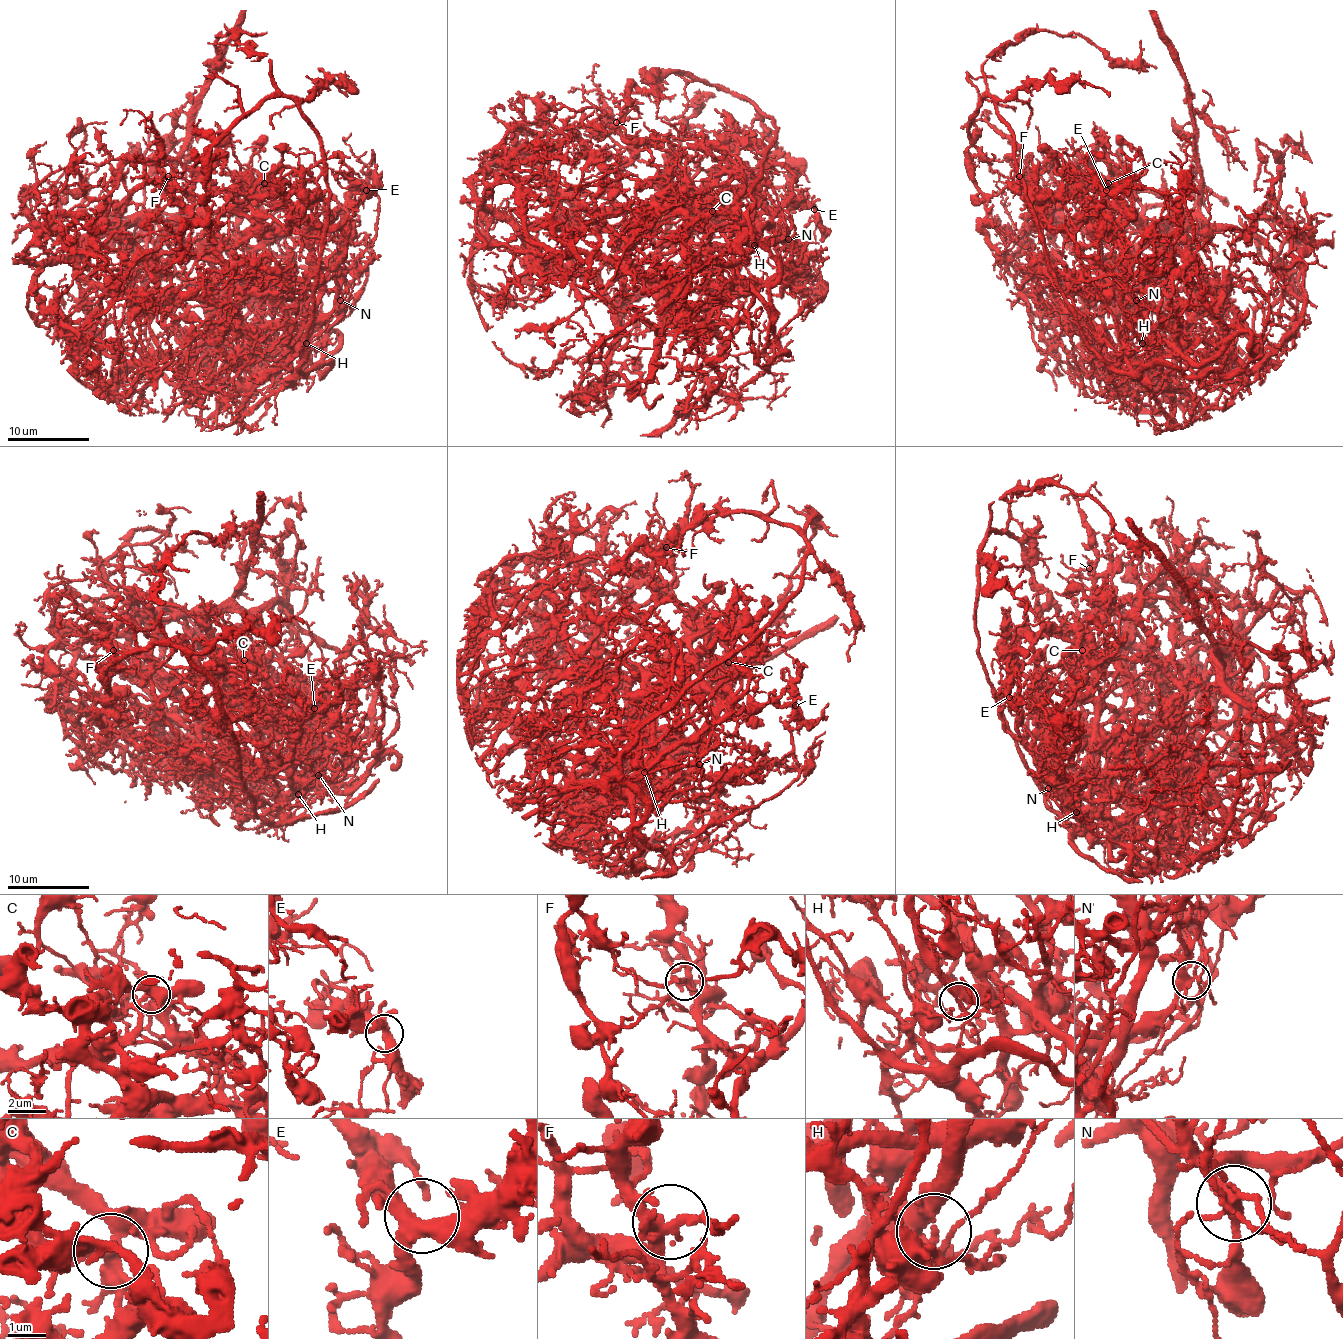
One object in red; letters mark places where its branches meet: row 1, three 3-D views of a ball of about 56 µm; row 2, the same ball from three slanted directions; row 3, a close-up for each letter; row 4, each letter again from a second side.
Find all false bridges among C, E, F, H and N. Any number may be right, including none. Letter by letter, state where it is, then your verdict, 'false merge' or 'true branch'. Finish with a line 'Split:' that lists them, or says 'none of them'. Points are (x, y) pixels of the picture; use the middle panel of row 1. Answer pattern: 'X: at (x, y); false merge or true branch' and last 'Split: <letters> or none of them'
C: at (712, 211); false merge
E: at (814, 209); true branch
F: at (616, 122); true branch
H: at (754, 245); false merge
N: at (788, 239); false merge
Split: C, H, N

